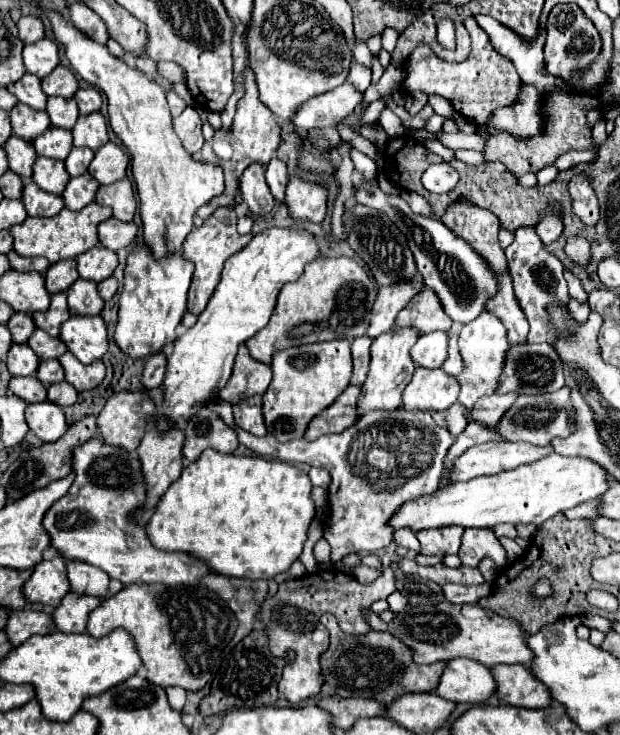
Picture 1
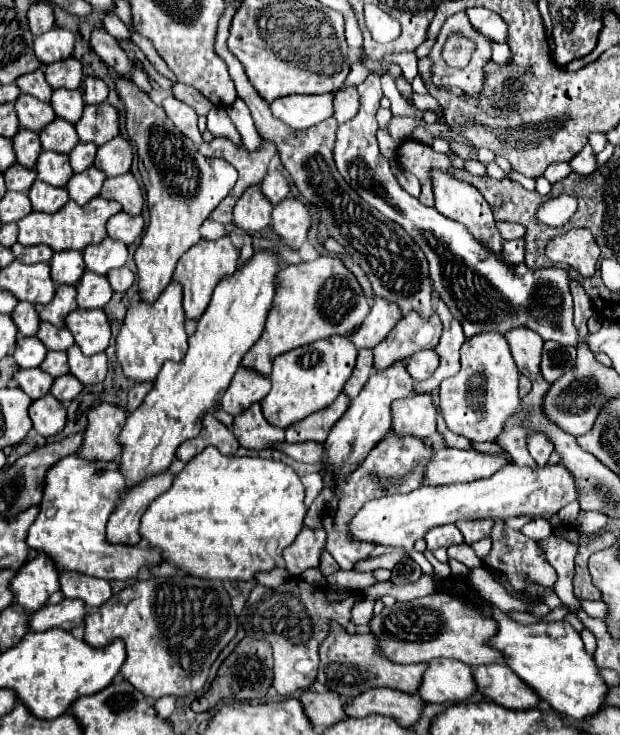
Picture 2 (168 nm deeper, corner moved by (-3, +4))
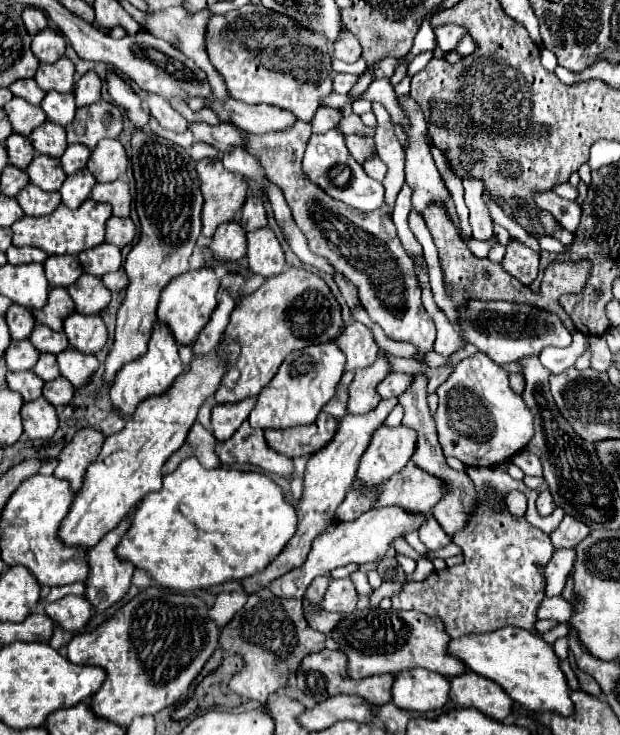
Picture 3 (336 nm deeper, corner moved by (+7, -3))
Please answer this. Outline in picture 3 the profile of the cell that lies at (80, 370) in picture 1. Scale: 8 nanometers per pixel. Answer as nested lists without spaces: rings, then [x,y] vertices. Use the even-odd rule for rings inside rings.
[[[68,347],[66,351],[62,351],[62,355],[58,355],[58,365],[60,375],[78,389],[90,381],[92,373],[98,369],[98,359],[94,355],[84,355]]]

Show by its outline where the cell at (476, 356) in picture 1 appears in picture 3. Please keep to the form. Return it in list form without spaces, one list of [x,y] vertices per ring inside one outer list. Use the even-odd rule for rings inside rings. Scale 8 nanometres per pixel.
[[[478,351],[458,363],[454,373],[444,381],[436,395],[440,397],[438,411],[436,411],[436,429],[438,429],[438,441],[444,449],[444,455],[460,459],[466,467],[494,467],[498,463],[508,461],[514,453],[522,451],[526,443],[534,435],[532,427],[532,415],[528,407],[524,405],[520,395],[514,395],[514,391],[508,385],[508,369],[502,365],[496,365],[484,351]]]

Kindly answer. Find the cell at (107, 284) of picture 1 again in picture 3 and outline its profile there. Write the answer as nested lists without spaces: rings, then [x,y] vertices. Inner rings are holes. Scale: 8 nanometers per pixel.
[[[118,271],[104,275],[102,281],[104,281],[104,285],[106,285],[110,291],[122,291],[122,289],[128,285],[126,275],[124,275],[124,273],[118,273]]]

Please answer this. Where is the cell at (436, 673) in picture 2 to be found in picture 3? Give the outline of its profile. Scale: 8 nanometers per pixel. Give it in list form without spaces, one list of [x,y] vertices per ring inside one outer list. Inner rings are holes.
[[[410,669],[396,675],[392,703],[406,711],[442,709],[450,699],[450,679],[426,669]]]

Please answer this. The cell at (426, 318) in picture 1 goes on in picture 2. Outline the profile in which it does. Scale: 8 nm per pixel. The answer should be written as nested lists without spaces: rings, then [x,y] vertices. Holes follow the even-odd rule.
[[[410,312],[396,324],[390,336],[374,348],[374,370],[382,372],[420,350],[434,348],[440,334],[442,324],[436,314],[432,314],[432,320],[424,320],[422,316],[416,316],[416,312]]]

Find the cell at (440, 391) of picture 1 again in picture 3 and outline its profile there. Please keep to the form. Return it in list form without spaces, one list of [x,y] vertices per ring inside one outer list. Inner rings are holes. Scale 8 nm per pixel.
[[[404,425],[378,427],[372,435],[370,447],[362,455],[356,481],[366,487],[382,485],[410,461],[416,439],[414,431]]]

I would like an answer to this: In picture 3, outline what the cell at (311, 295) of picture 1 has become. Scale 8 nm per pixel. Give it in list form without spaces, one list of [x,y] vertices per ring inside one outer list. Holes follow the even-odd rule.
[[[290,267],[288,271],[266,279],[262,287],[240,299],[232,311],[232,319],[220,347],[222,353],[228,353],[228,369],[214,395],[216,401],[236,403],[246,397],[256,397],[276,375],[286,355],[314,343],[334,341],[342,327],[340,303],[326,281],[316,273]]]

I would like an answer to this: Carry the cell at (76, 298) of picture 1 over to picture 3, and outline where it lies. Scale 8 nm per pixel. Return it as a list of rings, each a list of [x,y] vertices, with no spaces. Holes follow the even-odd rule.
[[[84,273],[78,283],[68,287],[68,293],[76,305],[76,311],[82,315],[94,315],[84,311],[102,311],[110,303],[110,291],[102,285],[102,279]]]

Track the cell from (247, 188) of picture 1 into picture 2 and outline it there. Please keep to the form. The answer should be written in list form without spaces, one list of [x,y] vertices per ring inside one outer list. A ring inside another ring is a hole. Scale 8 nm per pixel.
[[[250,188],[234,206],[234,226],[246,234],[258,234],[270,224],[272,204],[260,196],[260,188]]]

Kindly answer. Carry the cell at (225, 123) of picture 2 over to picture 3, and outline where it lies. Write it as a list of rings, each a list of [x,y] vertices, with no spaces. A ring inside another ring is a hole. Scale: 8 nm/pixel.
[[[232,147],[228,153],[224,153],[222,165],[228,171],[240,173],[246,179],[254,179],[260,187],[264,187],[264,171],[262,171],[258,159],[254,159],[252,155],[248,155],[242,147]]]

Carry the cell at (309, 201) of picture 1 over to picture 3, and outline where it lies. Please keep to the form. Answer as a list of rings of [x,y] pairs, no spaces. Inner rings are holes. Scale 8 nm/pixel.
[[[262,227],[258,231],[250,231],[250,235],[246,237],[248,237],[248,253],[246,253],[248,267],[262,277],[282,273],[286,259],[274,231],[270,227]]]

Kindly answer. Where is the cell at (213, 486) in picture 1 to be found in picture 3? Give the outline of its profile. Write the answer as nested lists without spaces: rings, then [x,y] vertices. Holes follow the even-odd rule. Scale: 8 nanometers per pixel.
[[[188,457],[174,473],[164,477],[160,491],[148,493],[138,503],[132,525],[120,541],[116,553],[118,557],[134,563],[134,567],[150,571],[154,581],[162,587],[176,591],[210,589],[226,581],[246,579],[254,573],[260,573],[290,541],[296,525],[296,511],[284,499],[282,487],[264,473],[222,467],[204,469],[198,459]]]

